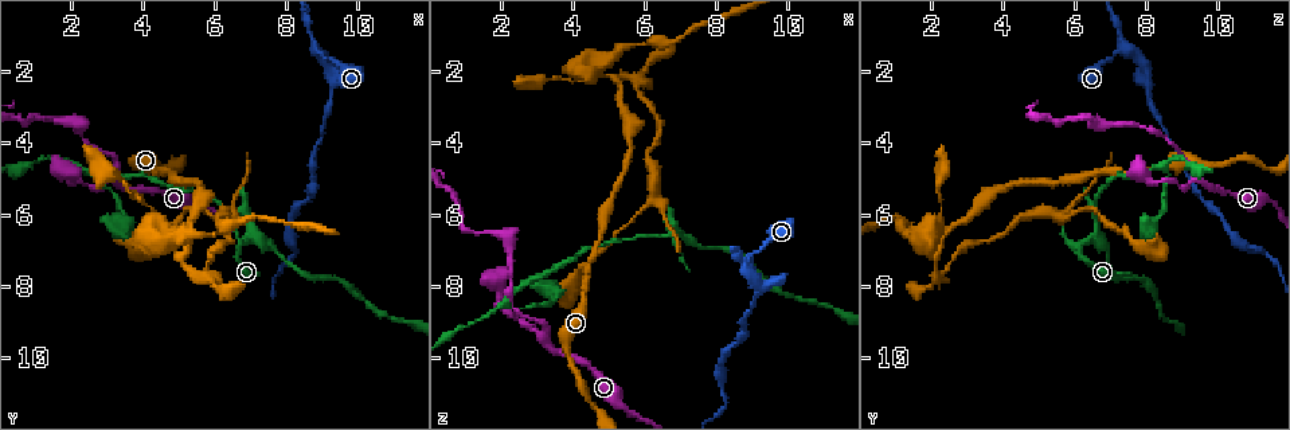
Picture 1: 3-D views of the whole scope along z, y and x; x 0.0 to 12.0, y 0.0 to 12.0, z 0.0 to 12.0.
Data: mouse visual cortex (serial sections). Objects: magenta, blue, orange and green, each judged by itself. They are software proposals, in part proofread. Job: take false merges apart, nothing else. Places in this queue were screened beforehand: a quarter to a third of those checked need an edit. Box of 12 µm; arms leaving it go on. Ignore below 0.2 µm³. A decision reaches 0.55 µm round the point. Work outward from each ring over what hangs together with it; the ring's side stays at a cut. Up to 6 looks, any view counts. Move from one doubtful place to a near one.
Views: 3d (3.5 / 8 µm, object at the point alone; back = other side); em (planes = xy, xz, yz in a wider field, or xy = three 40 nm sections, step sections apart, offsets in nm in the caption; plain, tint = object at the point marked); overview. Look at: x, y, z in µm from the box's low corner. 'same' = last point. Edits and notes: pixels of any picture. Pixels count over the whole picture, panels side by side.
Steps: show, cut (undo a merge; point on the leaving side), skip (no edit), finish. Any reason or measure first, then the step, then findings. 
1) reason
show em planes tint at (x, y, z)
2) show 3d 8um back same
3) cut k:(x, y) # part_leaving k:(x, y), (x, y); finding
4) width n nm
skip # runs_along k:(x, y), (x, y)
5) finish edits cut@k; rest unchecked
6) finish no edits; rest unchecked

abrupt turn
show 3d 8um back at (6.7, 6.8, 6.1)

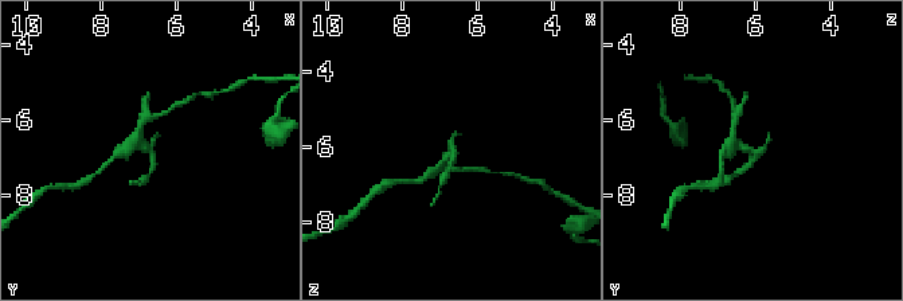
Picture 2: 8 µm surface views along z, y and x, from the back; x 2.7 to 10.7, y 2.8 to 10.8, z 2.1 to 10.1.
show 3d 3.5um at (6.7, 6.8, 6.1)

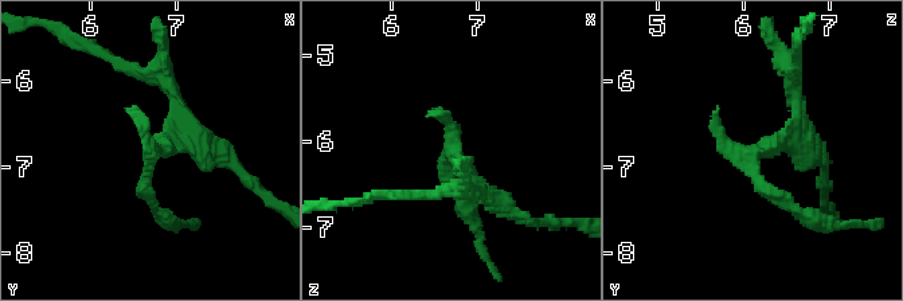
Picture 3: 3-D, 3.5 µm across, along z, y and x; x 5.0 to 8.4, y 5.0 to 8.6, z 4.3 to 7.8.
skip # runs_along 3:(161, 215), (145, 161), (167, 145), (171, 88); one cell here

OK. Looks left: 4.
thin neck
show 3d 8um back at (8.9, 1.4, 7.3)

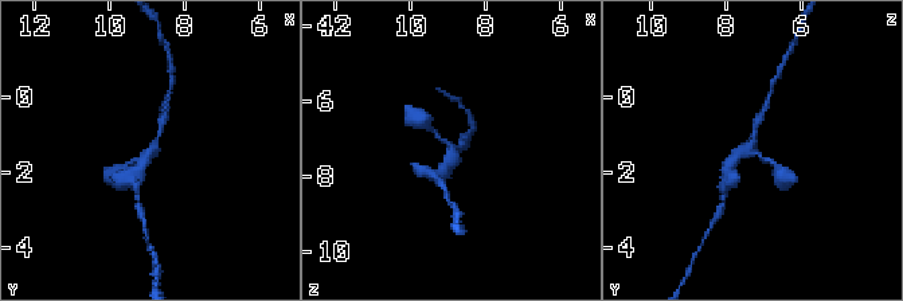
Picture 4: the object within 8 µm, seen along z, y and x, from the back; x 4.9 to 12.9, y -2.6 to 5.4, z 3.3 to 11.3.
now the EM
show em xy step 1 tint at (9.0, 1.5, 7.3)

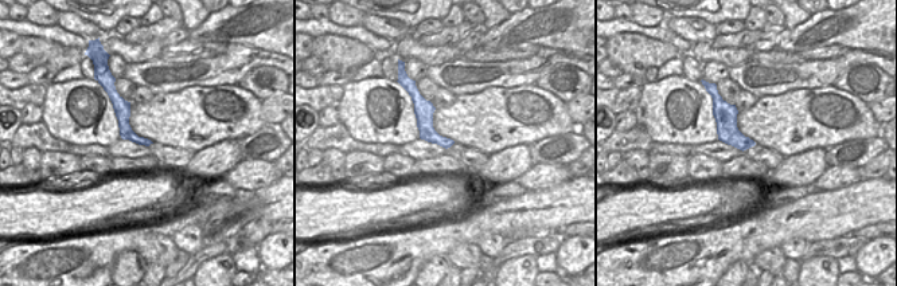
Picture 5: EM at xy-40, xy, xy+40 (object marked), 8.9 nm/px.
skip # runs_along 5:(414, 93), (425, 126), (447, 144); one cell here

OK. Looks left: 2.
finish no edits; rest unchecked

